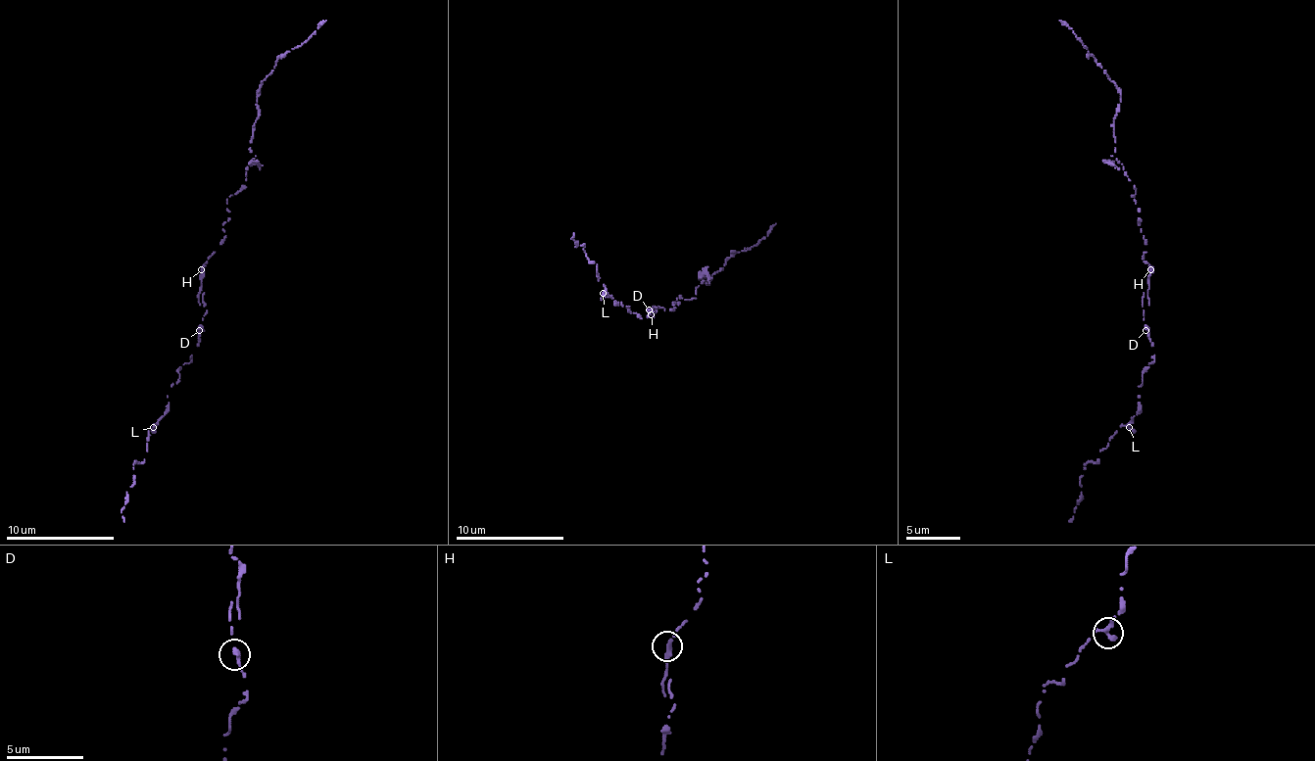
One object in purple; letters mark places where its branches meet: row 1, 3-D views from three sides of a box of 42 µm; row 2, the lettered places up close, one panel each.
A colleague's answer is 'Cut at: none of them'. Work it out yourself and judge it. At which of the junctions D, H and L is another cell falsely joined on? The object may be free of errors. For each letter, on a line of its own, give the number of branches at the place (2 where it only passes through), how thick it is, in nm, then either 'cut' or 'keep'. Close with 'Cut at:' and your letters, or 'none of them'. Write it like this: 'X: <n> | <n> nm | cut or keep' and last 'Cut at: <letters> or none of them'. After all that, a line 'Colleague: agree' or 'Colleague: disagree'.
D: 1 | 380 nm | keep
H: 1 | 400 nm | cut
L: 1 | 400 nm | keep
Cut at: H
Colleague: disagree

